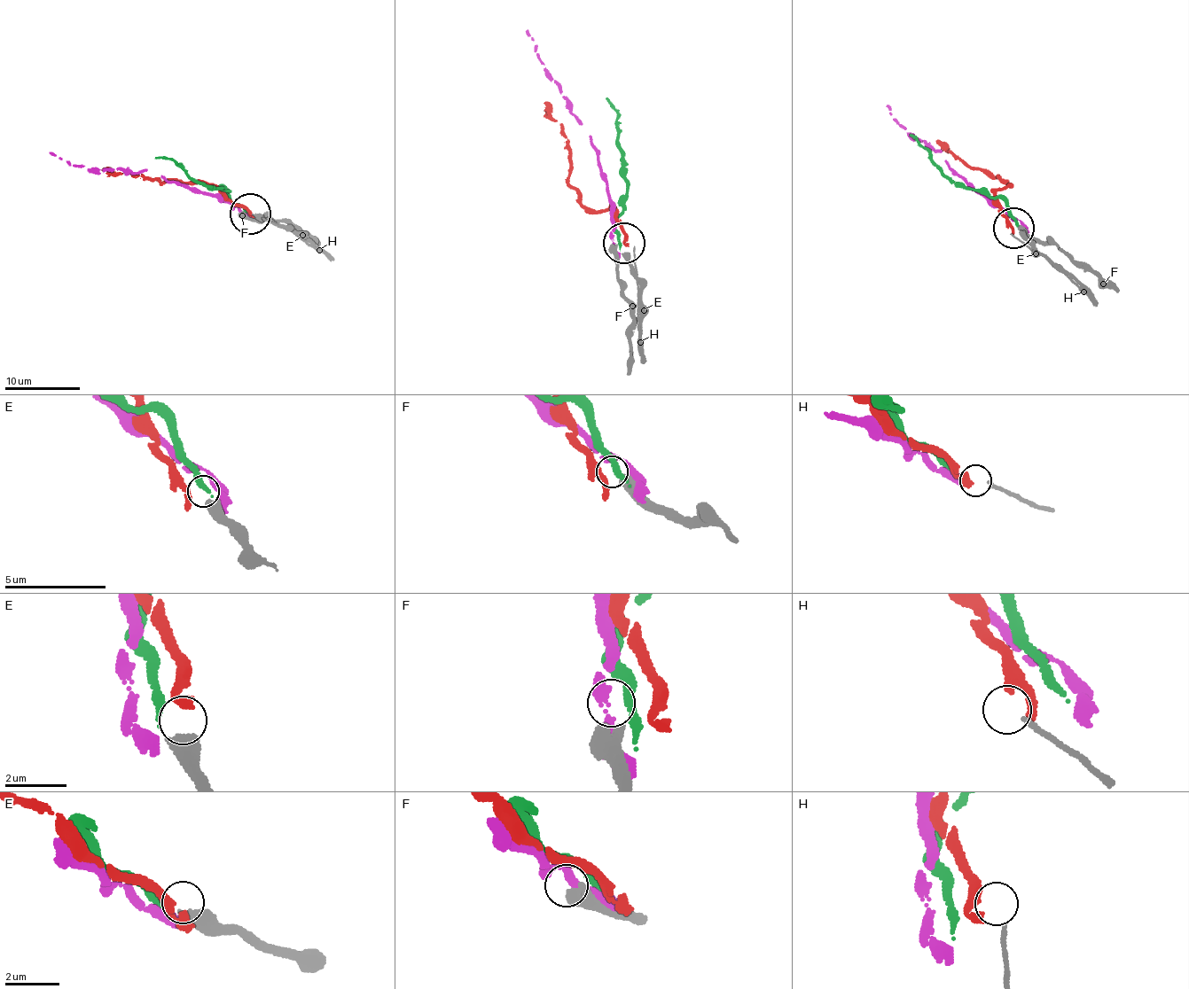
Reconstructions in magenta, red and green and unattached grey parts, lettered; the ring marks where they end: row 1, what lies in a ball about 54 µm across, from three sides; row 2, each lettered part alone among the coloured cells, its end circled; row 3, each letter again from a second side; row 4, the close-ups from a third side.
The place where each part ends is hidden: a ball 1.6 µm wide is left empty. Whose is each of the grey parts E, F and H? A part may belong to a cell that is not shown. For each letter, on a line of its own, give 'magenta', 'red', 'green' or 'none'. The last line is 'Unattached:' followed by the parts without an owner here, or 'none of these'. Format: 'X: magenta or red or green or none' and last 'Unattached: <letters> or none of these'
E: green
F: none
H: none
Unattached: F, H

